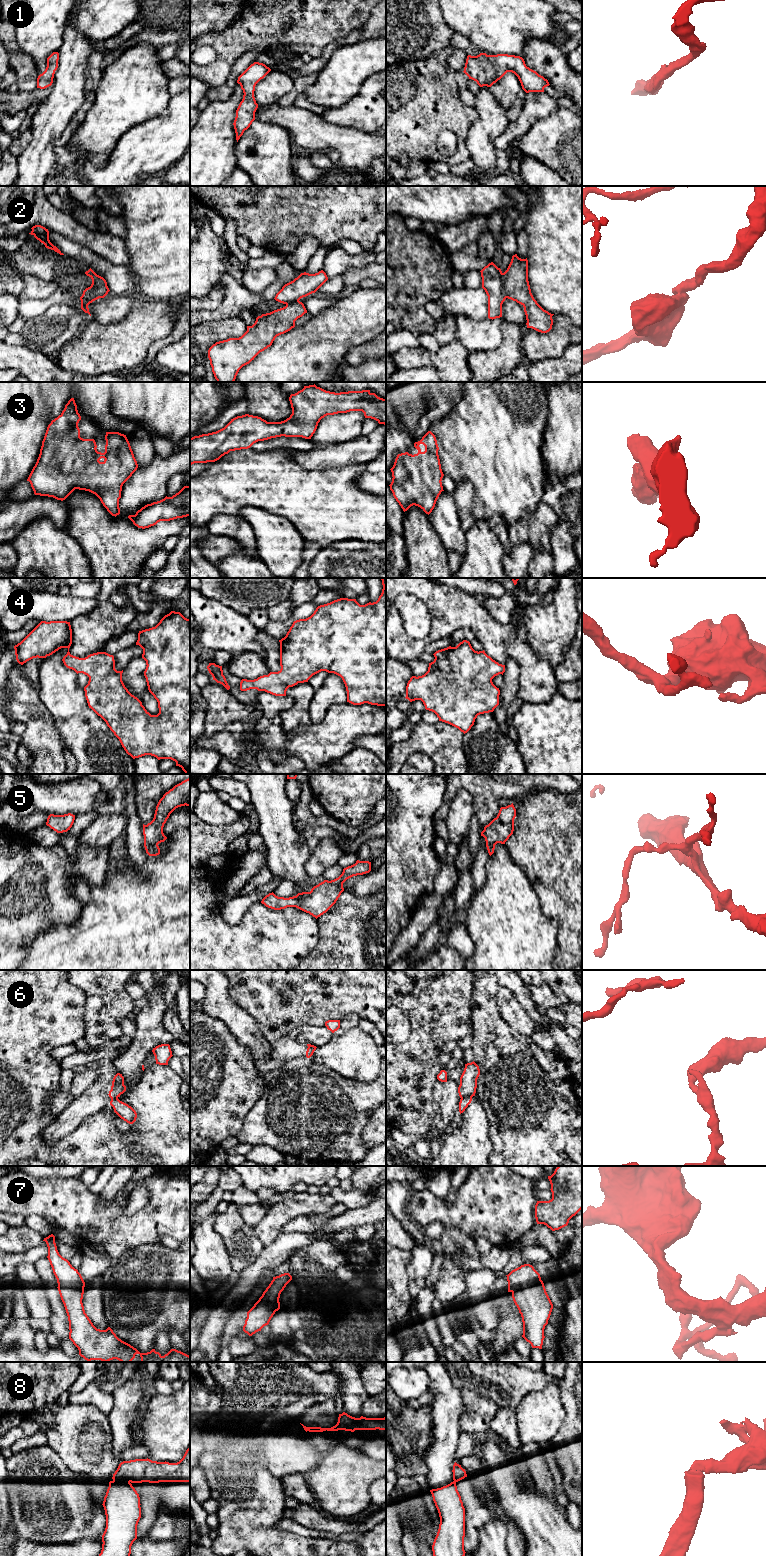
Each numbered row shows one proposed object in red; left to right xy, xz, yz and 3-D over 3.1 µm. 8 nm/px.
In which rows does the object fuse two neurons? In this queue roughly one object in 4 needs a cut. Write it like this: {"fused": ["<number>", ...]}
{"fused": ["2", "6", "8"]}

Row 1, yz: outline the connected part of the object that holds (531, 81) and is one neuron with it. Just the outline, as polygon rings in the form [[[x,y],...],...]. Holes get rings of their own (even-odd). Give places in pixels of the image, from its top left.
[[[468,55],[463,72],[480,87],[491,87],[507,72],[512,72],[518,77],[526,93],[544,92],[544,88],[550,85],[547,79],[527,67],[522,57],[515,55]]]

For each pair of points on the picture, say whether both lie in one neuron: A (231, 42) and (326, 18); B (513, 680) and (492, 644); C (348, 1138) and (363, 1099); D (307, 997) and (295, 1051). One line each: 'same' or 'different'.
A: same
B: different
C: same
D: different

